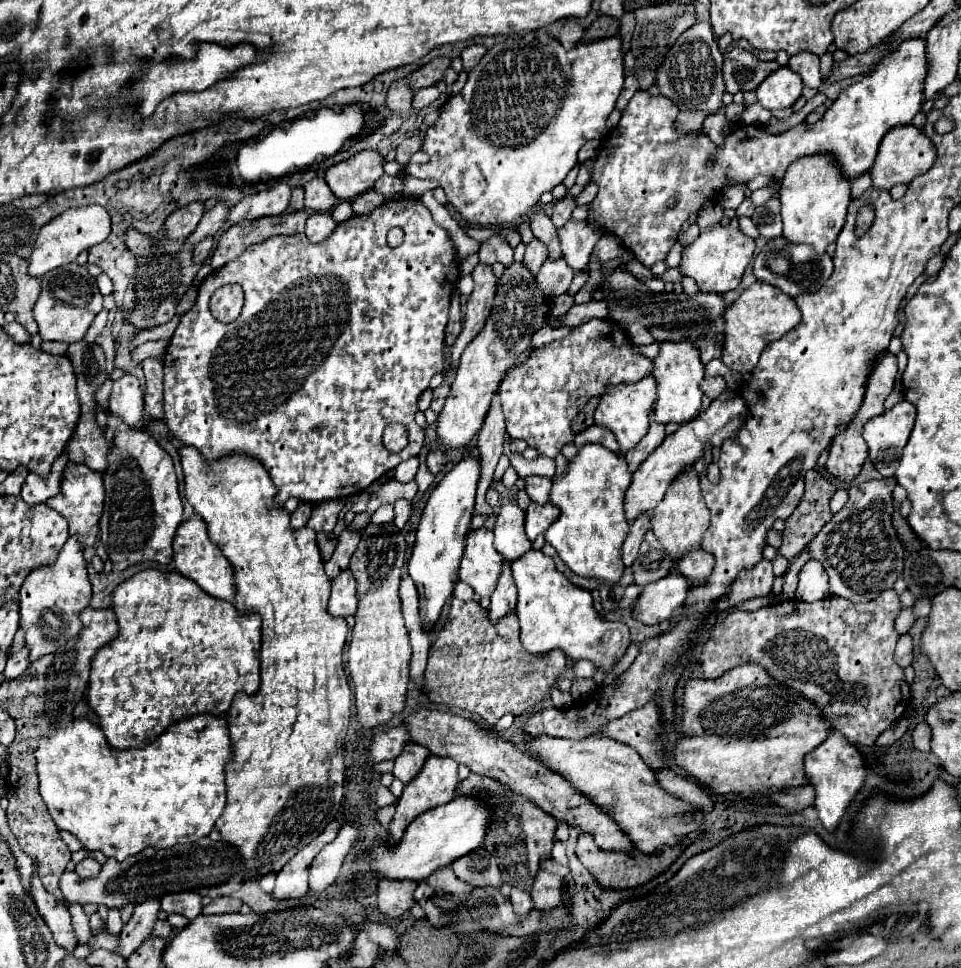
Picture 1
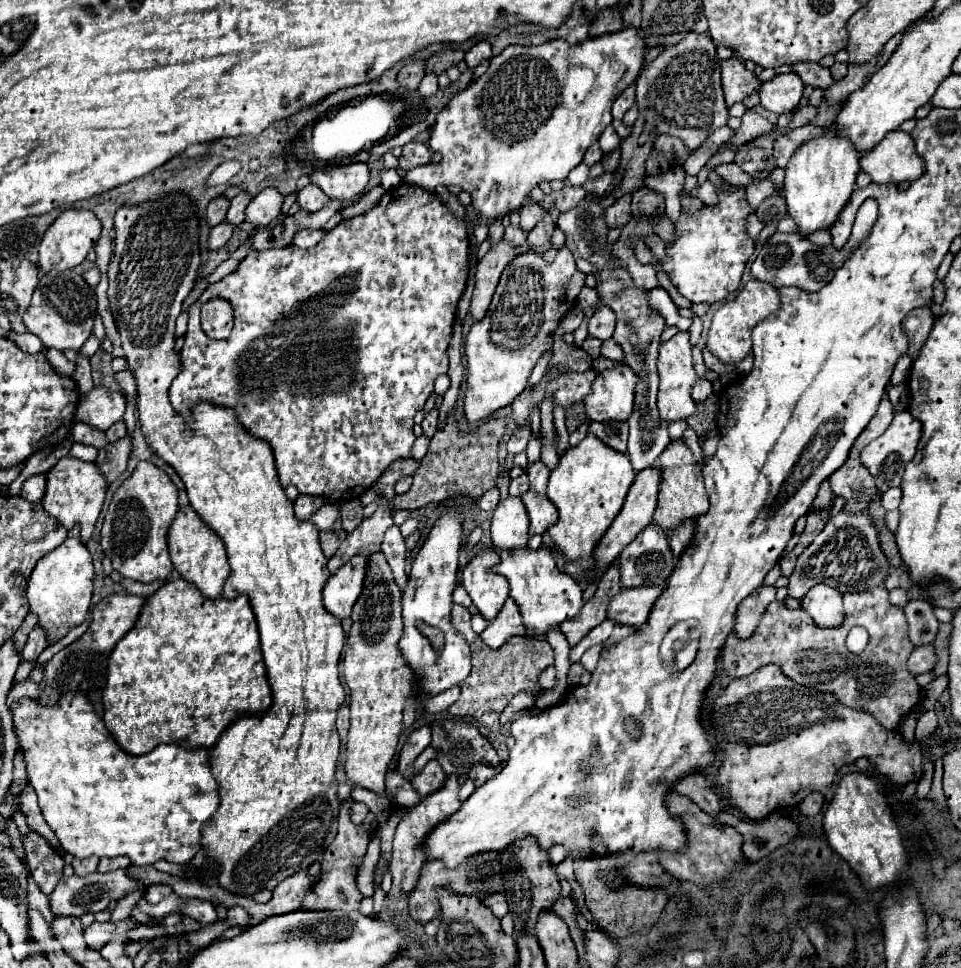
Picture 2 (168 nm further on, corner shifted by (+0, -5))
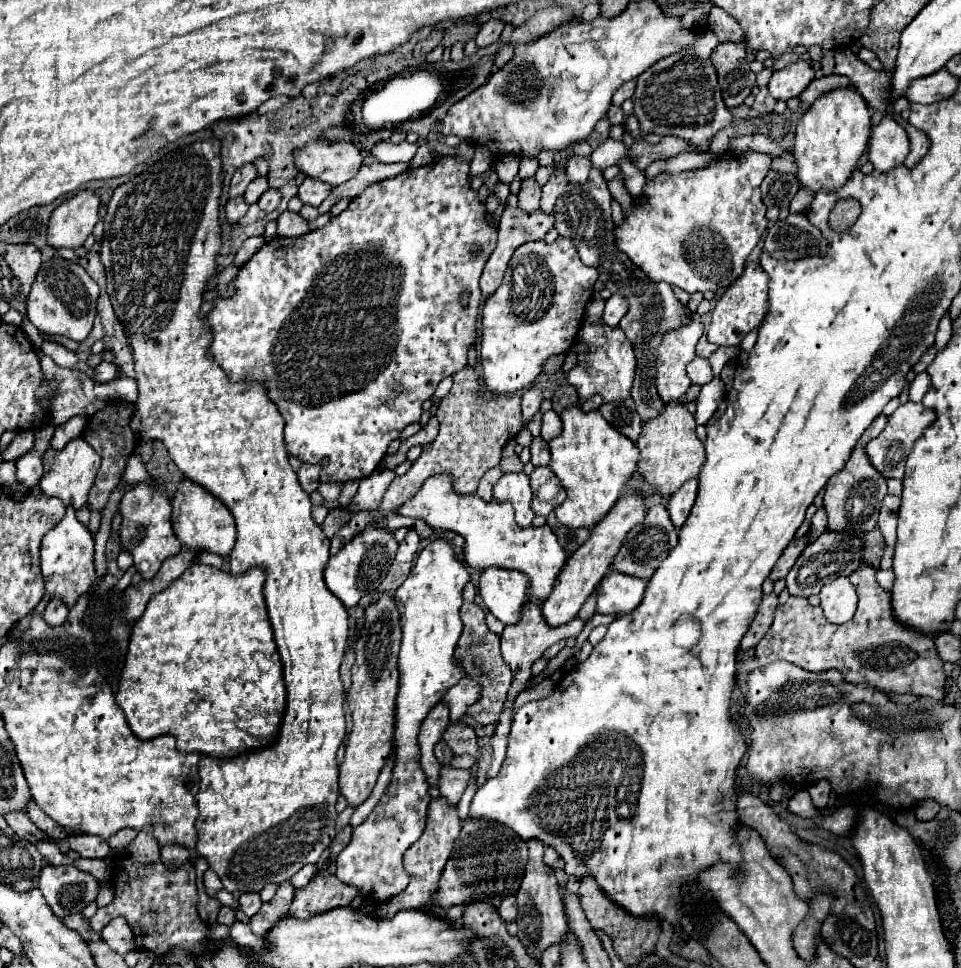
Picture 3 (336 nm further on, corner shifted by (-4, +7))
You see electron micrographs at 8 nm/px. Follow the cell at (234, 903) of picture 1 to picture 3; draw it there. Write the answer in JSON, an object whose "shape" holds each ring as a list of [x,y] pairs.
{"shape":[[[244,894],[240,898],[240,904],[242,904],[242,912],[246,912],[246,916],[254,916],[260,910],[262,900],[258,894]]]}

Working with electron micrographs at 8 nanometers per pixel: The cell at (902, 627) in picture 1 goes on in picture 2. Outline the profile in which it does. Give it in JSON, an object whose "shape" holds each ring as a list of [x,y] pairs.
{"shape":[[[910,600],[904,606],[904,614],[908,620],[908,638],[912,644],[930,644],[938,630],[938,620],[932,614],[932,606],[926,600]]]}

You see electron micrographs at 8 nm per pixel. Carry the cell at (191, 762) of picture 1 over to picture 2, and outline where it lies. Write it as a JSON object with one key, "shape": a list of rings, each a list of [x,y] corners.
{"shape":[[[70,692],[68,696],[64,696],[56,706],[40,706],[38,702],[34,702],[32,698],[20,698],[14,702],[12,706],[12,714],[14,714],[14,730],[18,734],[20,740],[20,748],[24,752],[24,760],[26,760],[26,770],[28,770],[28,782],[30,786],[36,790],[38,796],[38,804],[42,808],[42,816],[48,822],[48,826],[56,832],[62,848],[70,854],[74,854],[76,858],[88,858],[88,856],[128,856],[130,862],[134,866],[146,866],[146,864],[154,864],[156,860],[168,860],[168,862],[176,862],[176,864],[184,864],[188,860],[194,858],[194,854],[200,850],[200,838],[202,838],[202,826],[206,820],[210,820],[210,816],[218,810],[220,806],[220,796],[218,796],[218,784],[212,776],[212,768],[210,768],[210,758],[208,758],[208,750],[206,748],[184,748],[180,744],[160,744],[158,748],[154,748],[150,754],[144,756],[130,756],[126,754],[108,734],[102,718],[98,718],[90,706],[90,702],[80,694],[80,692]]]}

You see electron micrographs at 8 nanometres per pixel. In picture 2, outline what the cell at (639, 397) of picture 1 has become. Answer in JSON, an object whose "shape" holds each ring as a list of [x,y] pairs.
{"shape":[[[628,366],[600,372],[592,384],[592,394],[584,398],[590,420],[628,422],[634,410],[638,376]]]}

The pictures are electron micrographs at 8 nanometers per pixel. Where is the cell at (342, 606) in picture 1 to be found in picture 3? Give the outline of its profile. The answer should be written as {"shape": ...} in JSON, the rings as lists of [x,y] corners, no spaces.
{"shape":[[[368,524],[364,528],[364,532],[360,530],[352,540],[348,540],[340,548],[338,554],[330,556],[328,564],[324,566],[324,582],[326,582],[328,590],[332,590],[332,594],[336,598],[340,598],[340,602],[346,608],[352,608],[360,602],[362,596],[378,590],[378,586],[382,584],[382,580],[386,578],[386,574],[390,570],[390,564],[392,564],[396,552],[398,552],[398,542],[394,540],[394,534],[390,530],[386,530],[384,526]]]}

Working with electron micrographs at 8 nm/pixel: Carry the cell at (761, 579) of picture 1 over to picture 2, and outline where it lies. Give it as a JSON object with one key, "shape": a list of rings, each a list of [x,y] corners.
{"shape":[[[762,584],[760,588],[756,588],[756,592],[752,592],[740,606],[736,612],[736,634],[738,636],[752,636],[756,624],[760,622],[760,616],[764,612],[764,608],[776,598],[776,586],[766,586]]]}

